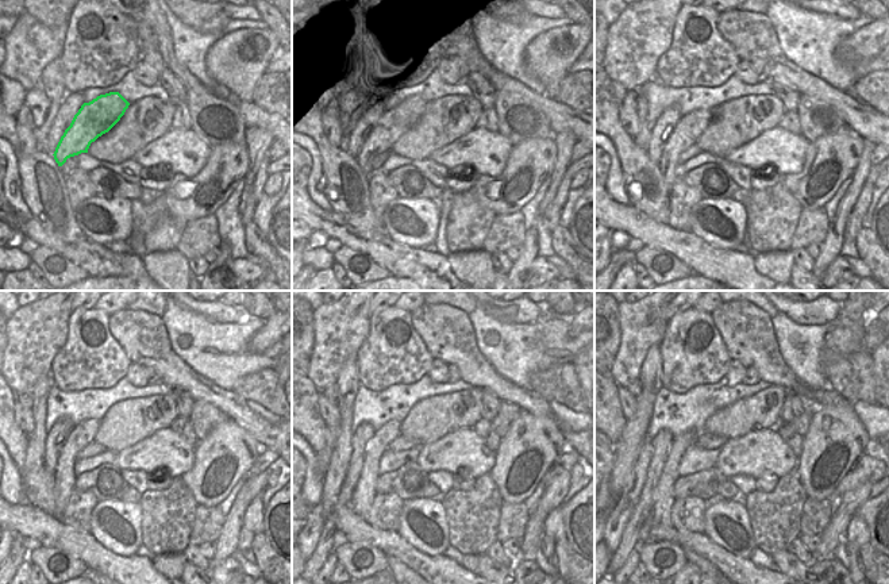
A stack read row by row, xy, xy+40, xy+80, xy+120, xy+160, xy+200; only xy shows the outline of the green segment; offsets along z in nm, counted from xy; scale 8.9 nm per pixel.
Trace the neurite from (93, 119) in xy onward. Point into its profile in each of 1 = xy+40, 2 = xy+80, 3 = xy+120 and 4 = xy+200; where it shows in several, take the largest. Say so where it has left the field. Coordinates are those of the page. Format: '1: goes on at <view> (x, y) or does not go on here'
1: goes on at xy+40 (392, 122)
2: goes on at xy+80 (689, 127)
3: goes on at xy+120 (84, 433)
4: goes on at xy+200 (661, 529)

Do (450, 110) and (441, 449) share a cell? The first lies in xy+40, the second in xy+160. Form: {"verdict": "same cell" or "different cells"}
{"verdict": "different cells"}

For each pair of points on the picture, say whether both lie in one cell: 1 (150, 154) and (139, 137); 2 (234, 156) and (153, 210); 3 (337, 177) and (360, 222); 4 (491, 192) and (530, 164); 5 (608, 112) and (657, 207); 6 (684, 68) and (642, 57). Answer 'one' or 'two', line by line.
1: two
2: one
3: one
4: one
5: one
6: two

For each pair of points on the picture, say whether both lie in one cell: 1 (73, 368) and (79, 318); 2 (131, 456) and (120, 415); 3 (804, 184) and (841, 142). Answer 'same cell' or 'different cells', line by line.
1: same cell
2: different cells
3: same cell

